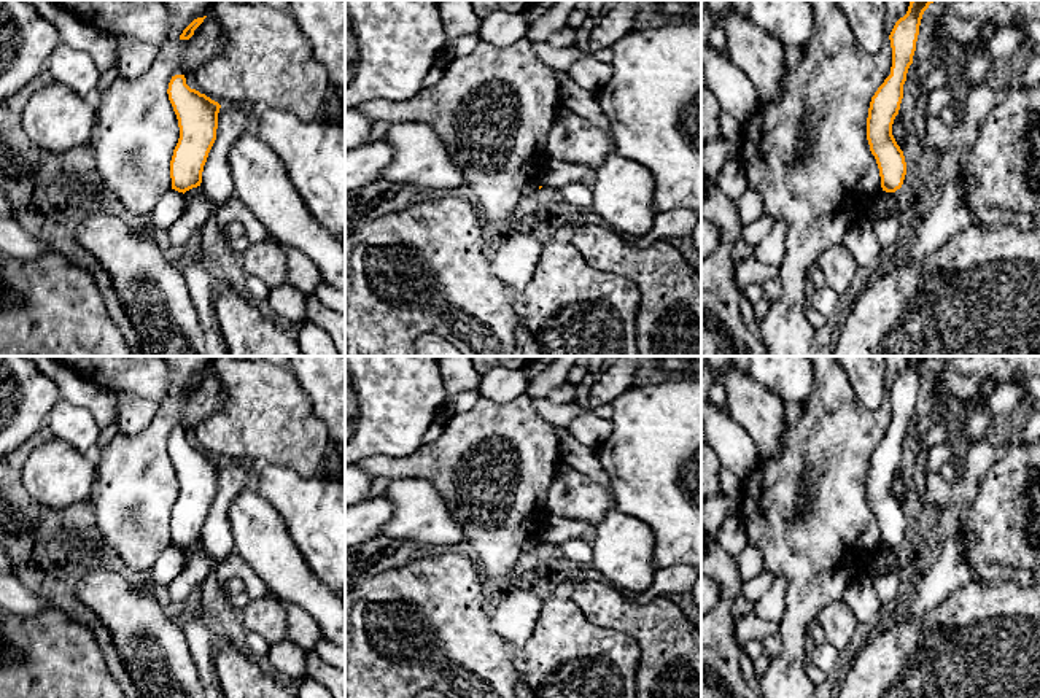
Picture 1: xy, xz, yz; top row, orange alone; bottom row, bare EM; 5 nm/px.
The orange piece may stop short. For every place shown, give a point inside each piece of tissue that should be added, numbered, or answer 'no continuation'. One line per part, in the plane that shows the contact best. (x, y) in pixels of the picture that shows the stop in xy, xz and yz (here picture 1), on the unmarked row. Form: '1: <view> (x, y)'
no continuation

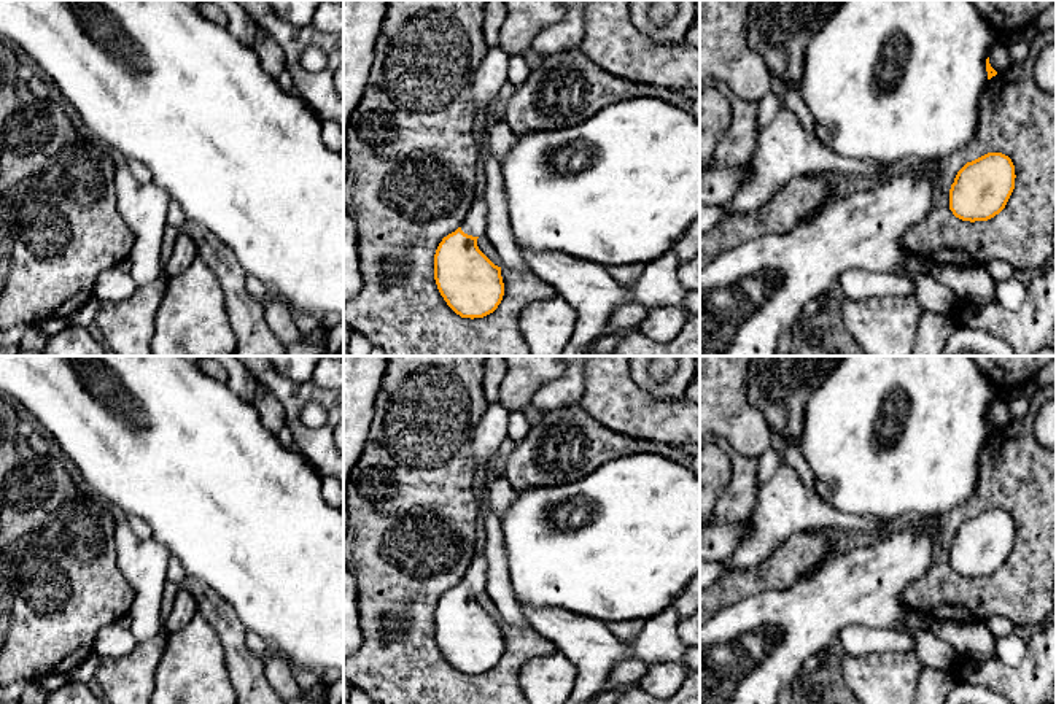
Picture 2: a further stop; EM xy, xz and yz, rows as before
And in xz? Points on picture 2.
1: xz (474, 579)

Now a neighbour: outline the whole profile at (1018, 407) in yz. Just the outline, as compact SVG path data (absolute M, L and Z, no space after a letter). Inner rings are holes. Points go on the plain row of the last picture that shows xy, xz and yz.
M1011 397L1007 400L1008 413L1011 420L1023 420L1029 410L1027 397Z

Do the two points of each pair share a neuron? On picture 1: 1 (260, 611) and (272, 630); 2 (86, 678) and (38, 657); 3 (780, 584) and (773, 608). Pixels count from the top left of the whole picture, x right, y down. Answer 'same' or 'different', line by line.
1: same
2: same
3: same

